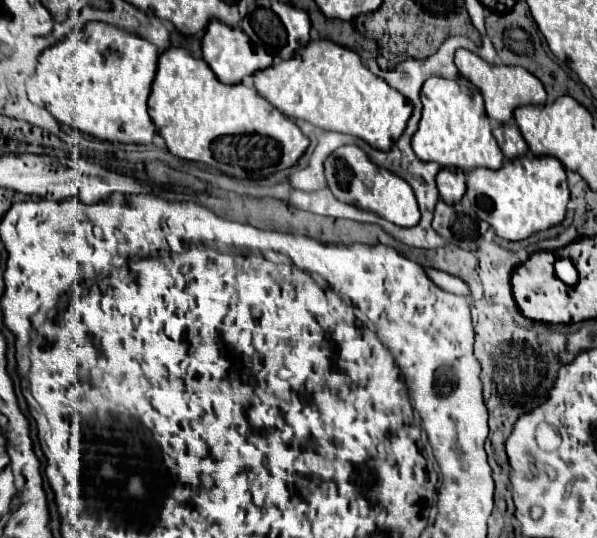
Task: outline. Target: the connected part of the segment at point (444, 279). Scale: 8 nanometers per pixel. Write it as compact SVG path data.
M425 268L425 272L431 278L431 282L437 284L441 290L457 294L457 296L471 296L471 288L463 278L443 272L443 270L437 270L437 268Z

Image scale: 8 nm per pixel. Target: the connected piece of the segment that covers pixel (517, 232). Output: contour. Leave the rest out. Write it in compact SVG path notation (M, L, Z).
M525 154L505 160L499 170L475 168L467 176L467 198L473 210L505 240L523 240L565 218L569 186L563 164L553 156Z

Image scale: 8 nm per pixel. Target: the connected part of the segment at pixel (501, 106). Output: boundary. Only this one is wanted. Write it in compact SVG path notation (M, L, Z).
M459 48L455 52L455 66L459 68L461 76L465 76L469 82L473 82L481 90L487 116L497 122L509 122L513 116L513 110L517 106L545 104L545 88L543 88L541 80L535 78L531 72L527 72L521 66L495 66L465 48Z

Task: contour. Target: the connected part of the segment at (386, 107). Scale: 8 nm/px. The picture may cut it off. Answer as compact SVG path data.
M311 40L293 58L253 74L257 92L289 118L301 118L323 130L347 132L387 152L403 134L413 106L387 82L371 74L361 58L331 42Z

